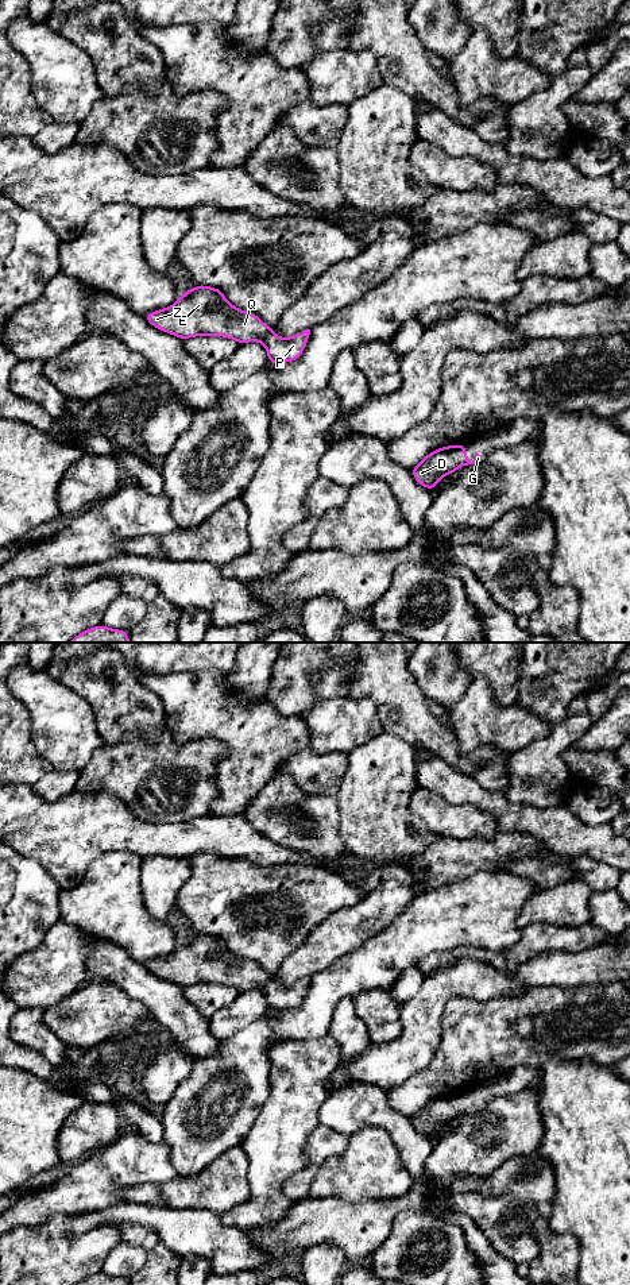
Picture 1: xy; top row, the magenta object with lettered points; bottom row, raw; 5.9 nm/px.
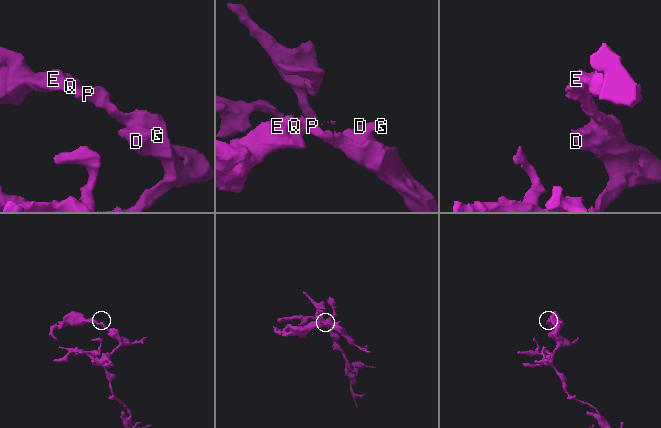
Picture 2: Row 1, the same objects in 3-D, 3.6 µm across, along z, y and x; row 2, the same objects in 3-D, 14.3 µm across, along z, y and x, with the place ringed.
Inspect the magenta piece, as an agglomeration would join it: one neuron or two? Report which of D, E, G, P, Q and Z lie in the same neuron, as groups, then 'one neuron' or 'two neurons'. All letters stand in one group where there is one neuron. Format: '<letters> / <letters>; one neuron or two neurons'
D E G P Q Z; one neuron

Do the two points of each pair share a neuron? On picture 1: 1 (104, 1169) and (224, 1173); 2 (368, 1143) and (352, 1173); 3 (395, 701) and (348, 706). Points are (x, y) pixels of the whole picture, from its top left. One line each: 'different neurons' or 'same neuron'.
1: same neuron
2: same neuron
3: different neurons

